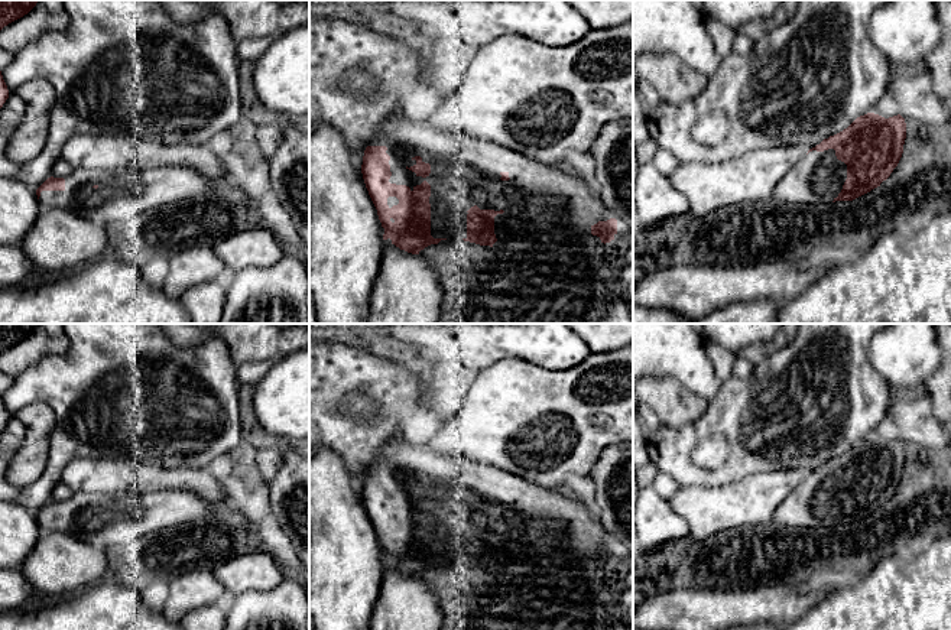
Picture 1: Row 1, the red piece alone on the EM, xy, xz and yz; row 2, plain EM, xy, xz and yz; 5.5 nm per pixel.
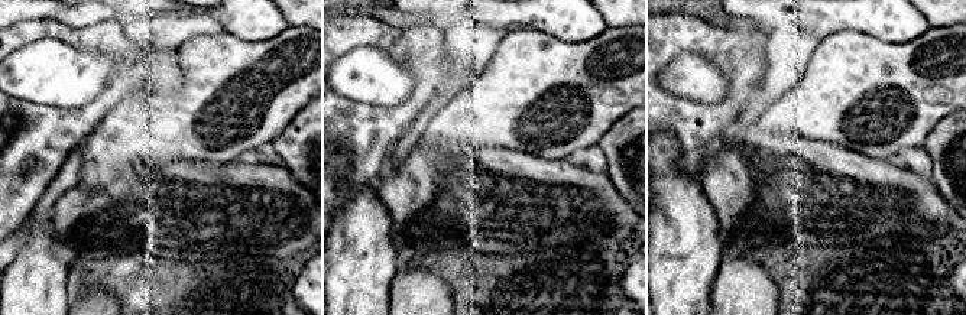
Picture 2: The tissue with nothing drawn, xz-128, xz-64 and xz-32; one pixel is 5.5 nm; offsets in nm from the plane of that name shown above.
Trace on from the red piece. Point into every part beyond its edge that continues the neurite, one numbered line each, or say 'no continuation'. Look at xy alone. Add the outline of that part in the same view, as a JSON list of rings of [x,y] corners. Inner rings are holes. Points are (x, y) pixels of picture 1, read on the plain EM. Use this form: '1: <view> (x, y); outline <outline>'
1: xy (122, 518); outline [[[182,490],[143,496],[78,491],[64,503],[64,514],[40,516],[40,532],[68,533],[100,551],[210,517],[214,510],[214,504],[204,497]]]

